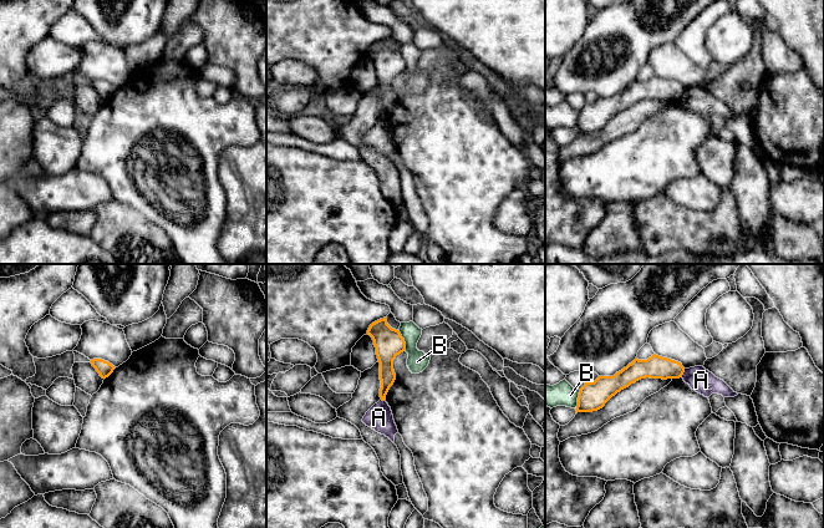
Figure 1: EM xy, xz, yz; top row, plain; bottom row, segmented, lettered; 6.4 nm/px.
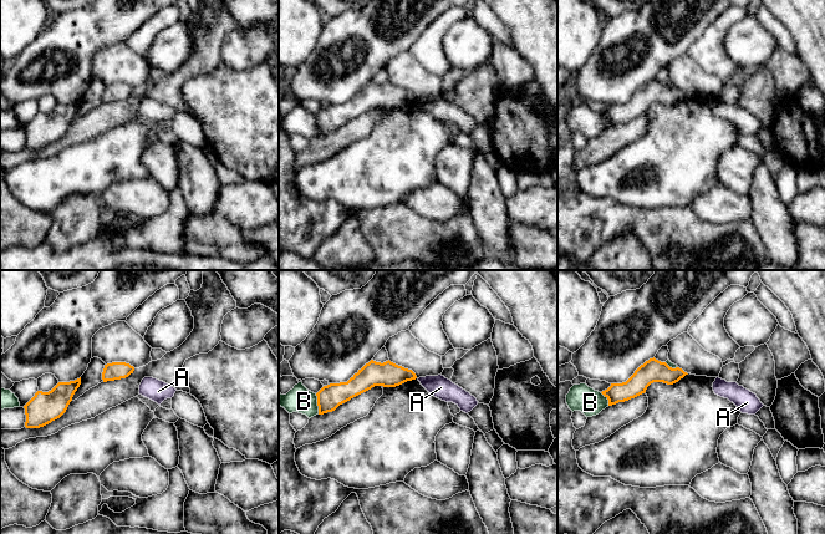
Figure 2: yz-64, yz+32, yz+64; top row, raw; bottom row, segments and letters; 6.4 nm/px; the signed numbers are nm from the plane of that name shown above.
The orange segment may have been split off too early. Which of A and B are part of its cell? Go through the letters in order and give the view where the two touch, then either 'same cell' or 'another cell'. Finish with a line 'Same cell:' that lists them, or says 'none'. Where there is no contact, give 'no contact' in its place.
A: contact in yz; another cell
B: contact in xz; another cell
Same cell: none

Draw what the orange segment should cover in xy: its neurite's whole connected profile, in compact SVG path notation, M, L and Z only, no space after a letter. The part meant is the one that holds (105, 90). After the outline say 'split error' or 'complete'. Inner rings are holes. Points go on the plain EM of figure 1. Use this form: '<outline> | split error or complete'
M93 80L91 81L91 85L102 100L108 98L116 90L112 85L102 80Z | complete

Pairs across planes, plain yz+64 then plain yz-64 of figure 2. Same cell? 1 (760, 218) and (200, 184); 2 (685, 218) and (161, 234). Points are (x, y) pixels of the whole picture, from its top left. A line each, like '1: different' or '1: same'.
1: same
2: same

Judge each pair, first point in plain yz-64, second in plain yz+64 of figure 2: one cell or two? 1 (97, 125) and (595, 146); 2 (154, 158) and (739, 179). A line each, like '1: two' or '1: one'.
1: one
2: one

